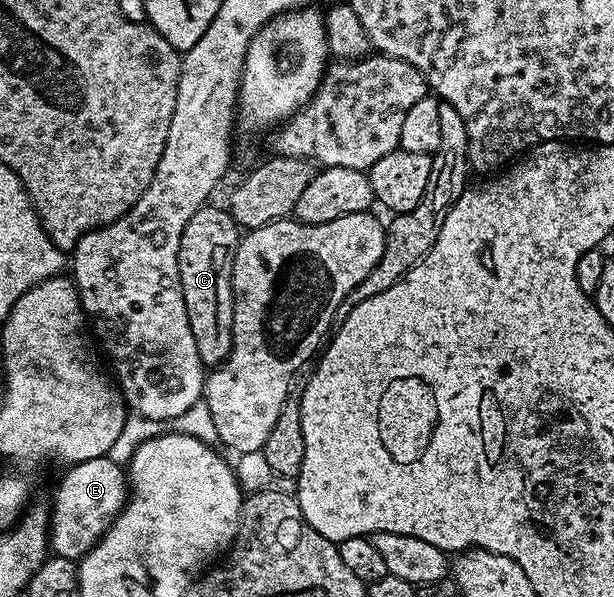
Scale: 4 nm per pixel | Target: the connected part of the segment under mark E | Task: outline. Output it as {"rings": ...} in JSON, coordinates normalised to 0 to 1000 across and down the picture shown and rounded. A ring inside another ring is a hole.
{"rings":[[[174,762],[153,765],[138,776],[119,776],[106,789],[111,791],[99,799],[98,811],[91,816],[91,831],[86,832],[85,843],[81,841],[81,916],[96,935],[129,940],[176,891],[182,874],[208,839],[212,817],[204,784],[176,769]]]}

